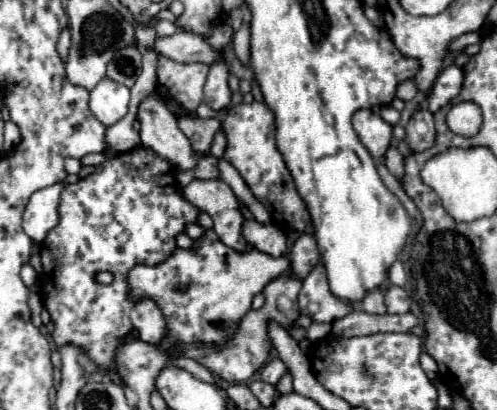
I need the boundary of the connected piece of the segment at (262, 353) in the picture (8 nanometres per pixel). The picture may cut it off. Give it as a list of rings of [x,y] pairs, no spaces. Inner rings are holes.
[[[279,276],[275,280],[271,280],[263,294],[265,294],[265,304],[263,308],[259,310],[251,310],[243,320],[241,320],[241,326],[237,330],[237,334],[227,342],[227,346],[223,350],[213,350],[213,348],[205,348],[205,346],[181,346],[177,352],[181,354],[187,354],[191,358],[195,358],[199,364],[207,366],[211,372],[215,372],[217,376],[221,376],[223,380],[227,382],[243,382],[247,380],[257,368],[261,368],[269,356],[269,338],[267,338],[267,320],[277,320],[281,322],[291,334],[295,340],[301,340],[305,338],[305,330],[303,328],[291,328],[291,322],[293,318],[299,316],[299,310],[297,310],[297,294],[301,290],[301,280],[293,280],[293,278],[287,278],[287,276]],[[281,296],[287,296],[293,304],[289,310],[279,310],[277,306],[277,300]]]

